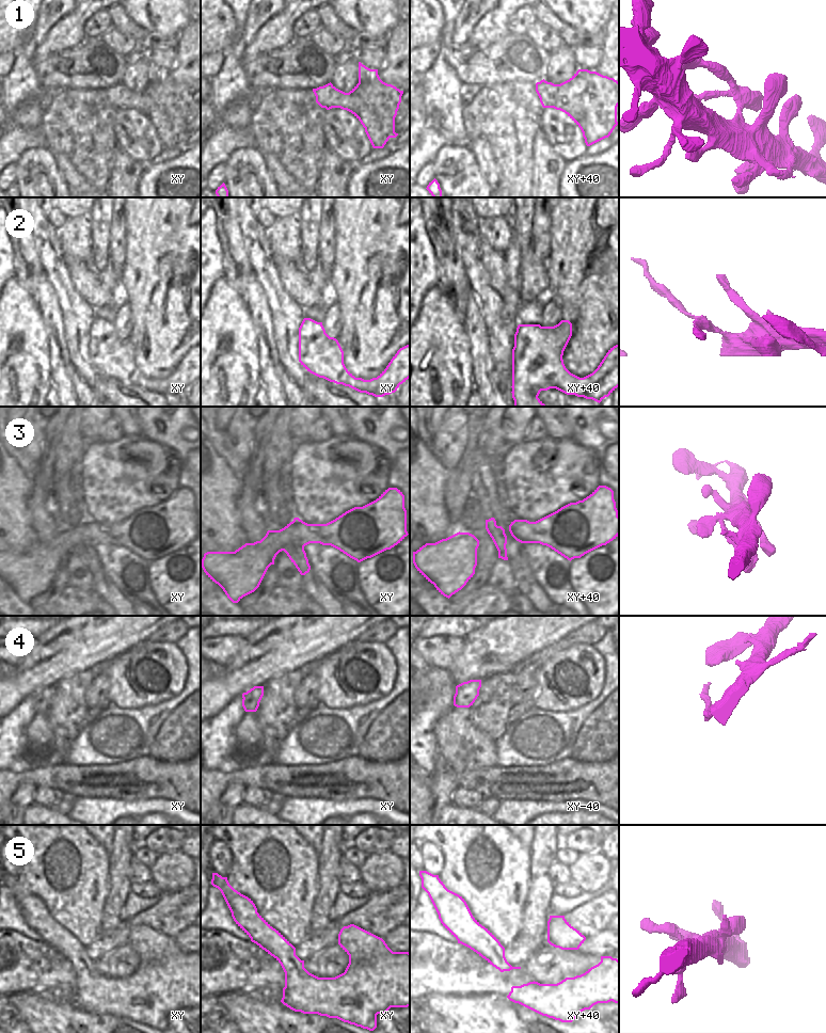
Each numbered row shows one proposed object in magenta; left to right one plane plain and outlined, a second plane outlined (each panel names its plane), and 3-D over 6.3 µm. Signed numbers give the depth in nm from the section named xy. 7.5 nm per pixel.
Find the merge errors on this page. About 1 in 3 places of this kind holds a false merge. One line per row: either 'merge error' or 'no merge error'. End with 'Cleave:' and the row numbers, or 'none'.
1: no merge error
2: merge error
3: no merge error
4: merge error
5: no merge error
Cleave: 2, 4

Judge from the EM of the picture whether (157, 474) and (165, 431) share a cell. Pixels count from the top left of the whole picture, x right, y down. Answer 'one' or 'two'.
two

